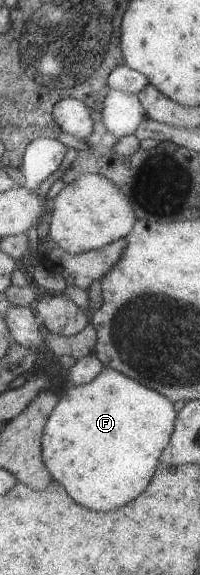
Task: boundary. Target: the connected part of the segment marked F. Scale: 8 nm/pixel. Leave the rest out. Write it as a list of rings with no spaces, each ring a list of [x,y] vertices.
[[[108,367],[87,383],[68,385],[58,397],[41,434],[41,457],[52,478],[64,486],[76,504],[96,512],[106,512],[134,500],[152,478],[158,457],[172,434],[177,415],[173,402],[158,391],[150,390]]]

